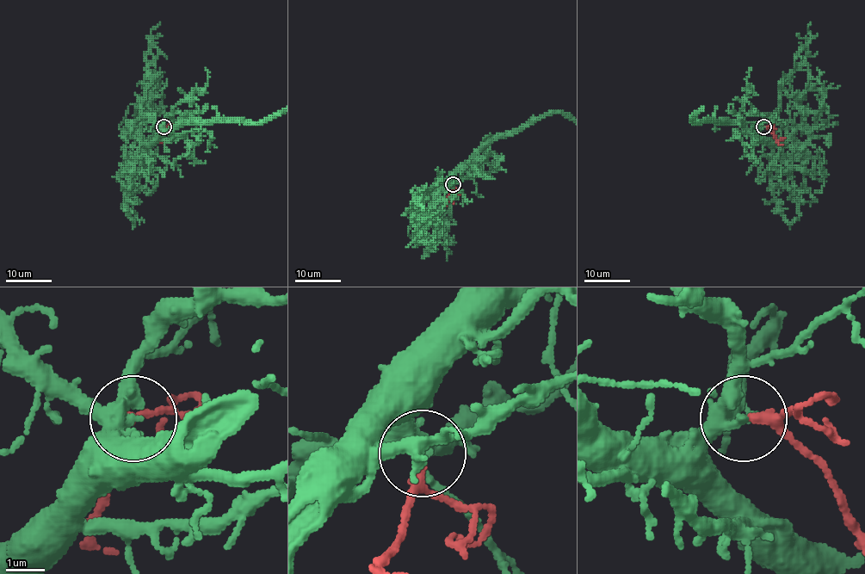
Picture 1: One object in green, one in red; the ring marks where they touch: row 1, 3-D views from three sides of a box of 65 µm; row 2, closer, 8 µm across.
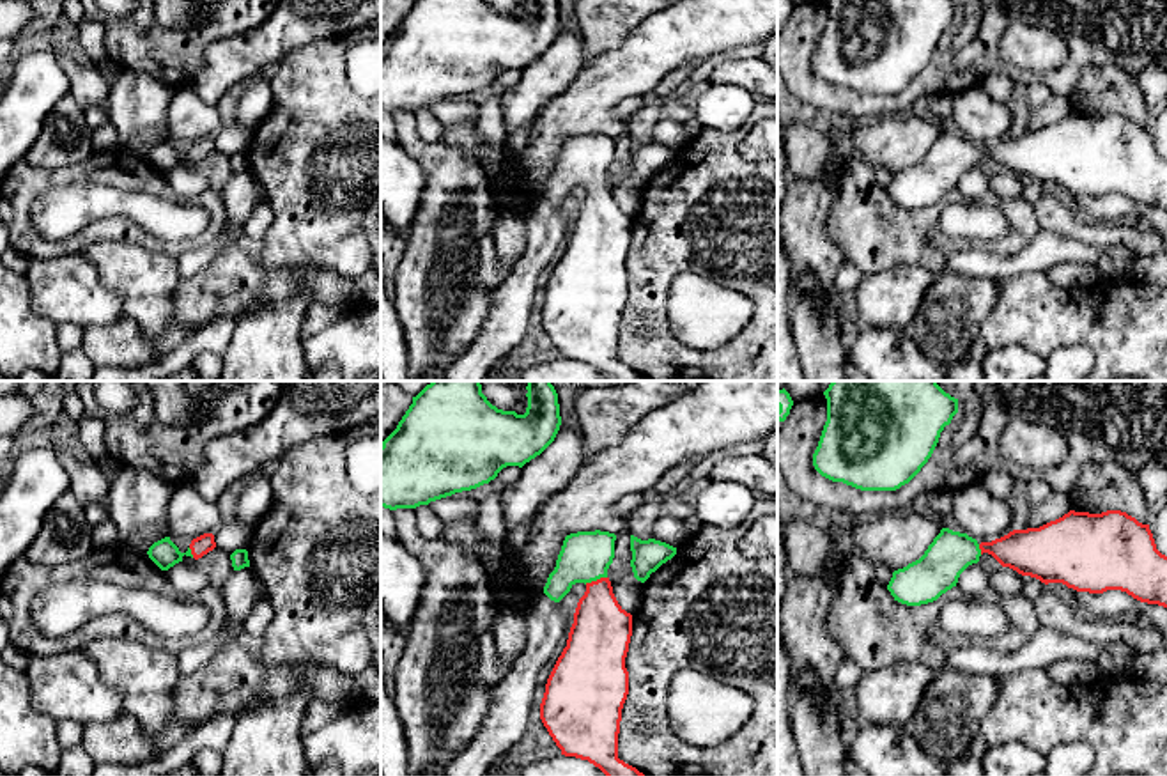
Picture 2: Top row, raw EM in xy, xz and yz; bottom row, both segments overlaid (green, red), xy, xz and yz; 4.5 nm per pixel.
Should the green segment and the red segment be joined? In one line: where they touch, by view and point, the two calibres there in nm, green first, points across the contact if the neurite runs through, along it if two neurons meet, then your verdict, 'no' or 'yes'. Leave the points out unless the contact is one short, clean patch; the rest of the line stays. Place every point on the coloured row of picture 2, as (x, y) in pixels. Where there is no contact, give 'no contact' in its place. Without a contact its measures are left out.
xz (595, 580) | 240/280 nm | across xz (585, 557), (595, 580), (601, 633) | yes

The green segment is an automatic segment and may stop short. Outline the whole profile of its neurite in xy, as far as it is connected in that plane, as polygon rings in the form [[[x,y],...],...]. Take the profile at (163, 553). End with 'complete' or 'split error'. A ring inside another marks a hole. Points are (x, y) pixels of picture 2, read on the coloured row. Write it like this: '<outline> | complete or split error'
[[[204,533],[193,539],[186,553],[181,553],[179,547],[170,540],[170,537],[165,537],[154,542],[149,547],[147,555],[161,570],[168,570],[175,563],[182,562],[184,555],[198,560],[214,547],[216,542],[213,533]]] | split error

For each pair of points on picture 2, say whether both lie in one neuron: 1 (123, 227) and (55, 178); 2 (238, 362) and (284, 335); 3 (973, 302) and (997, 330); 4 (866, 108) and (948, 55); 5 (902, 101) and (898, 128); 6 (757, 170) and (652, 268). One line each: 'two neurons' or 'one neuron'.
1: one neuron
2: one neuron
3: two neurons
4: one neuron
5: two neurons
6: one neuron

